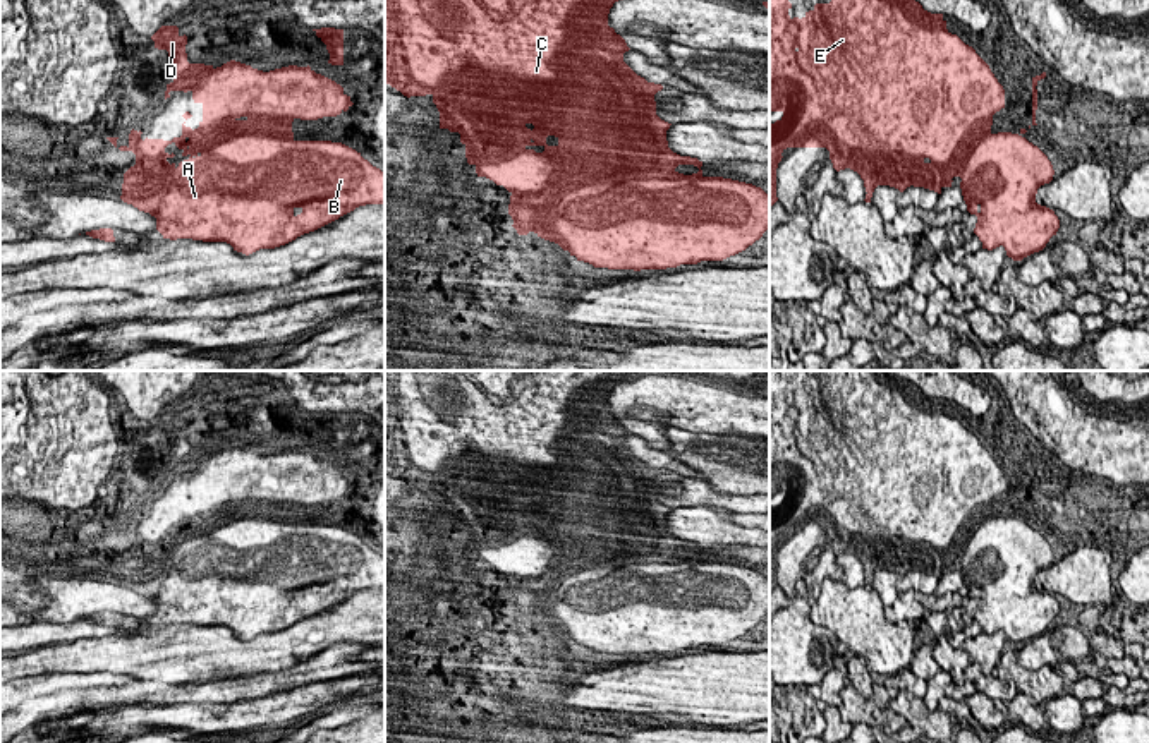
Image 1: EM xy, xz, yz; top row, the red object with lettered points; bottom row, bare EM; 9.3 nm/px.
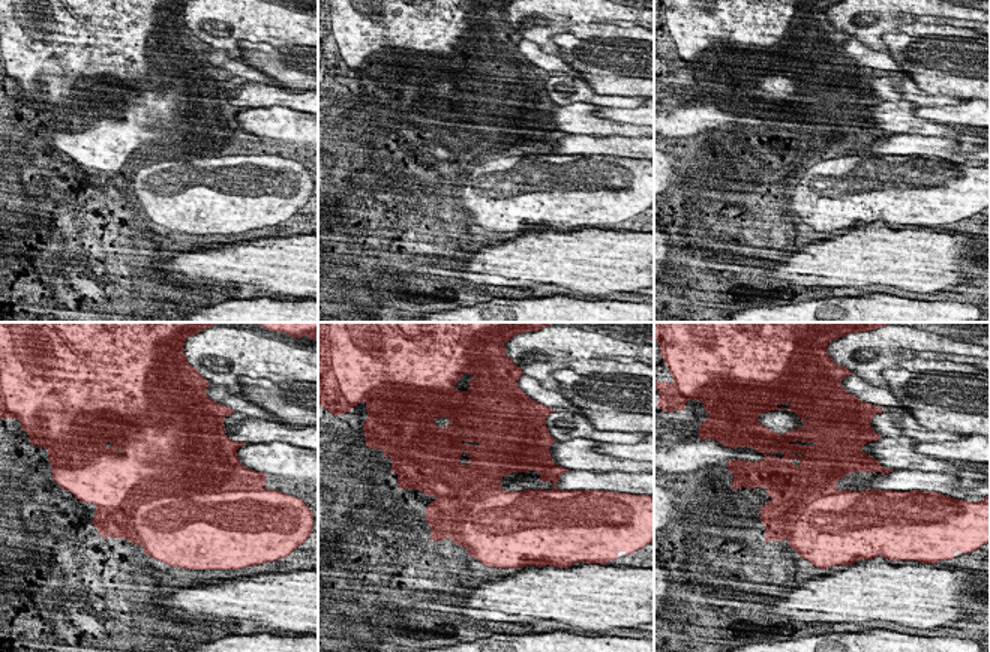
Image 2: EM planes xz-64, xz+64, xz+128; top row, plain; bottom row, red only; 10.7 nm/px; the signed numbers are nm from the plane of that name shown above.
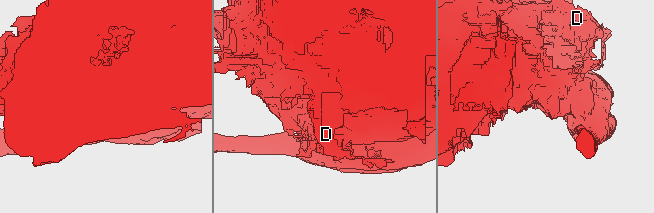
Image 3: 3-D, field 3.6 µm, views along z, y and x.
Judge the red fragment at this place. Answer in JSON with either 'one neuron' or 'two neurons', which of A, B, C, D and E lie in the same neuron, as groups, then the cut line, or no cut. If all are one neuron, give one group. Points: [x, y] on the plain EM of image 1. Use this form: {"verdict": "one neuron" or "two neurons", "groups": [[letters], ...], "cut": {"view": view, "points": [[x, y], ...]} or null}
{"verdict": "two neurons", "groups": [["A", "B"], ["C", "D", "E"]], "cut": {"view": "xy", "points": [[292, 522], [225, 527], [260, 580], [284, 582], [234, 598]]}}

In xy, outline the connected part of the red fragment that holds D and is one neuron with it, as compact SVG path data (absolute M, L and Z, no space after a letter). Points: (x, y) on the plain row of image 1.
M161 410L151 424L155 426L155 432L168 436L168 446L172 450L168 460L172 467L167 468L165 484L170 482L170 475L191 475L194 487L203 489L203 504L194 515L182 508L182 520L173 522L172 525L148 522L143 525L143 516L132 513L129 529L119 532L120 535L132 535L136 539L136 549L124 558L120 583L144 597L153 597L156 594L160 582L165 580L168 573L168 559L175 554L175 547L170 549L167 546L175 539L165 535L165 532L173 527L184 535L182 541L187 541L189 544L194 544L199 537L208 537L210 546L225 549L227 582L234 585L234 597L242 597L244 590L266 590L270 587L283 587L285 592L294 592L294 585L287 585L283 580L271 578L268 583L259 582L256 566L247 566L247 558L239 558L237 546L227 542L225 527L246 518L261 518L292 525L292 506L295 503L318 504L323 501L337 501L354 489L350 480L343 477L343 472L335 465L316 458L309 450L289 450L263 456L235 444L216 453L204 448L189 448L185 438L187 420L180 420L177 410Z

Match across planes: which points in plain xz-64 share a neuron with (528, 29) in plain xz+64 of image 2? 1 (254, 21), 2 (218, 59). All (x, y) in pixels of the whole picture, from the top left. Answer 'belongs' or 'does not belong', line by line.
1: belongs
2: does not belong

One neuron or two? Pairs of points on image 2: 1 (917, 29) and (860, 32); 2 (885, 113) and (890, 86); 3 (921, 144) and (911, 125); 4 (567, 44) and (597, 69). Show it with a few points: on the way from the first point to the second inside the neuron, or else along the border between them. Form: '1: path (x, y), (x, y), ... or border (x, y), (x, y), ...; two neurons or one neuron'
1: path (903, 27), (873, 29); one neuron
2: border (882, 101), (912, 101), (920, 105); two neurons
3: border (894, 134), (944, 137); two neurons
4: path (575, 51), (590, 62); one neuron

